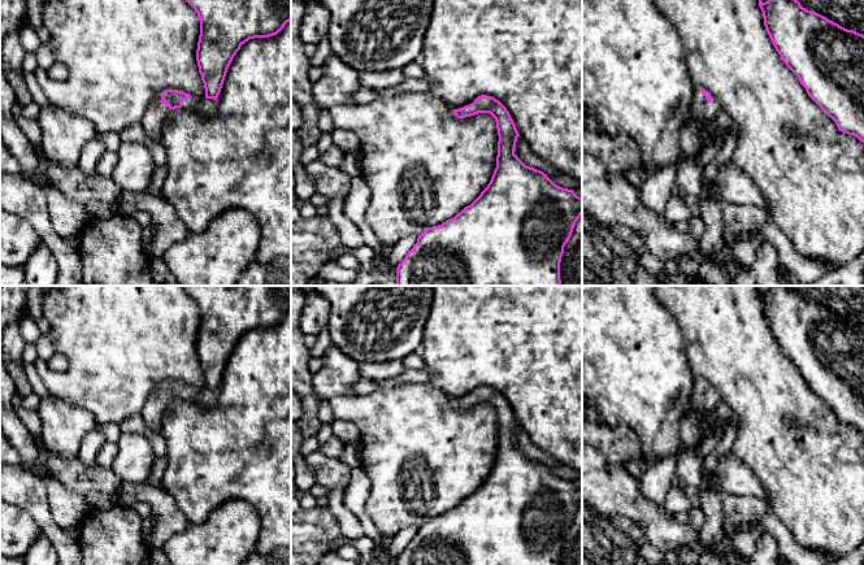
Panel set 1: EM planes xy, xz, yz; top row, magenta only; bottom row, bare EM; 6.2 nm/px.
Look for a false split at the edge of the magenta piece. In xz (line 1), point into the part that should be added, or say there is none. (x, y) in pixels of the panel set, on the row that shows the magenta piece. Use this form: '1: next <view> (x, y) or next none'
1: next none

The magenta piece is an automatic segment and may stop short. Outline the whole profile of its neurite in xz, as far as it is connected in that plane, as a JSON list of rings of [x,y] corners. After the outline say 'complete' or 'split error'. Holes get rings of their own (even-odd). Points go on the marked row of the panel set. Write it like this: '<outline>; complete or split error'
[[[481,95],[472,104],[455,109],[457,118],[490,113],[499,135],[496,168],[487,187],[468,207],[442,225],[427,227],[396,268],[398,286],[561,286],[560,262],[564,247],[582,216],[582,197],[555,184],[547,174],[526,166],[516,155],[520,136],[507,108],[495,97]]]; complete

